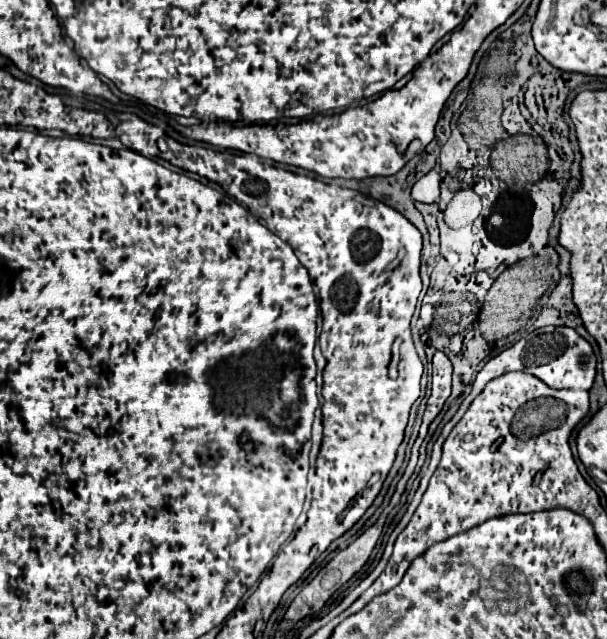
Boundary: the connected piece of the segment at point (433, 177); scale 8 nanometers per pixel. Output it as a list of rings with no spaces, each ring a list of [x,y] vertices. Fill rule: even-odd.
[[[434,168],[432,172],[428,172],[424,178],[420,178],[414,184],[414,200],[416,202],[424,202],[424,204],[434,204],[440,198],[440,174],[438,168]]]

